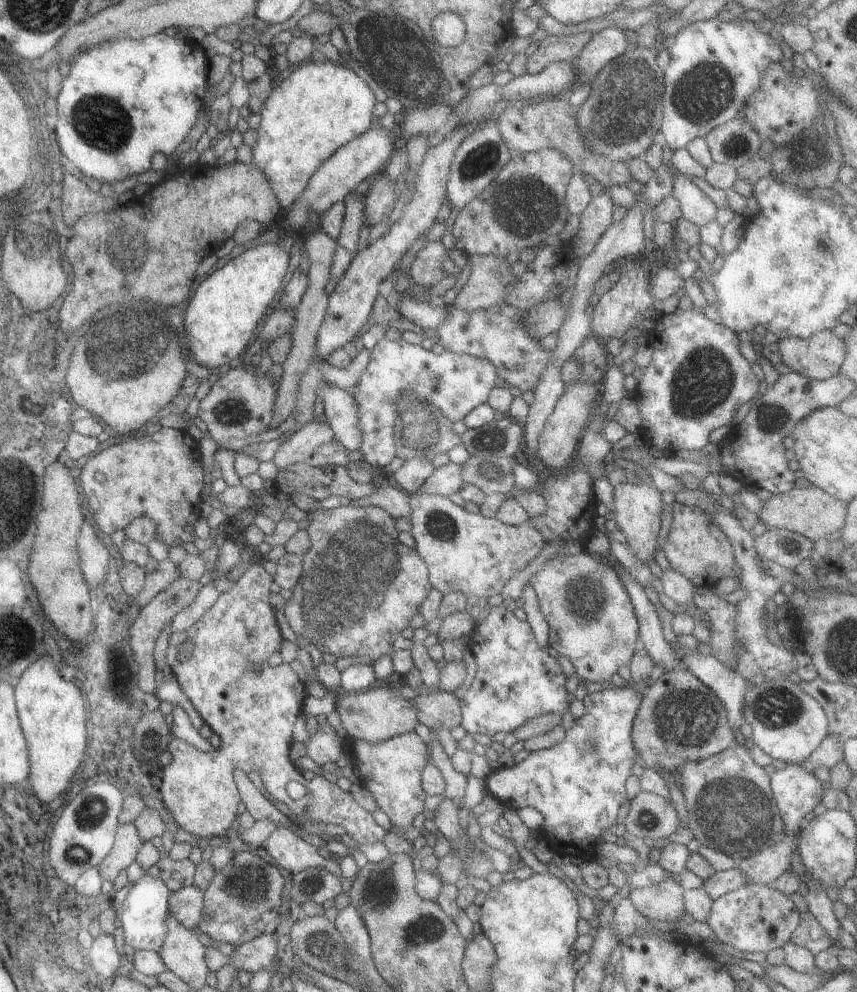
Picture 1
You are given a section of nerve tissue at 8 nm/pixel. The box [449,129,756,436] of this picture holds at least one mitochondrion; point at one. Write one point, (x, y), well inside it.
(704, 380)

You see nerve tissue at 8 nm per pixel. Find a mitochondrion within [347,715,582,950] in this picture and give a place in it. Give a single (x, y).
(428, 930)

